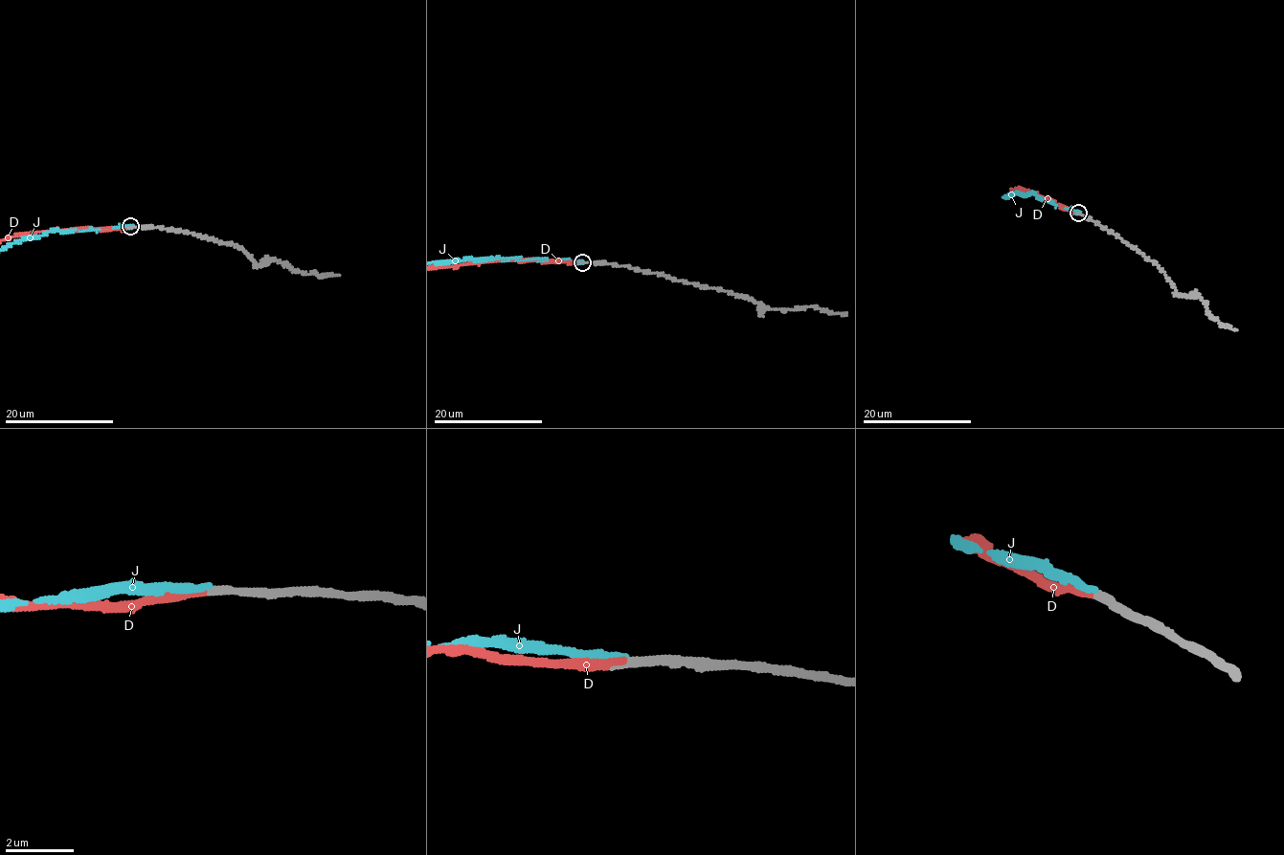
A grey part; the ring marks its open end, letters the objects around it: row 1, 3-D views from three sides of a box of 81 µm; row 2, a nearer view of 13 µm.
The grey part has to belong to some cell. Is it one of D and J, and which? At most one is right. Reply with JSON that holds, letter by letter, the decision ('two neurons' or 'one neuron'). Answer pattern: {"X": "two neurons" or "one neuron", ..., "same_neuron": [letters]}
{"D": "one neuron", "J": "two neurons", "same_neuron": ["D"]}

